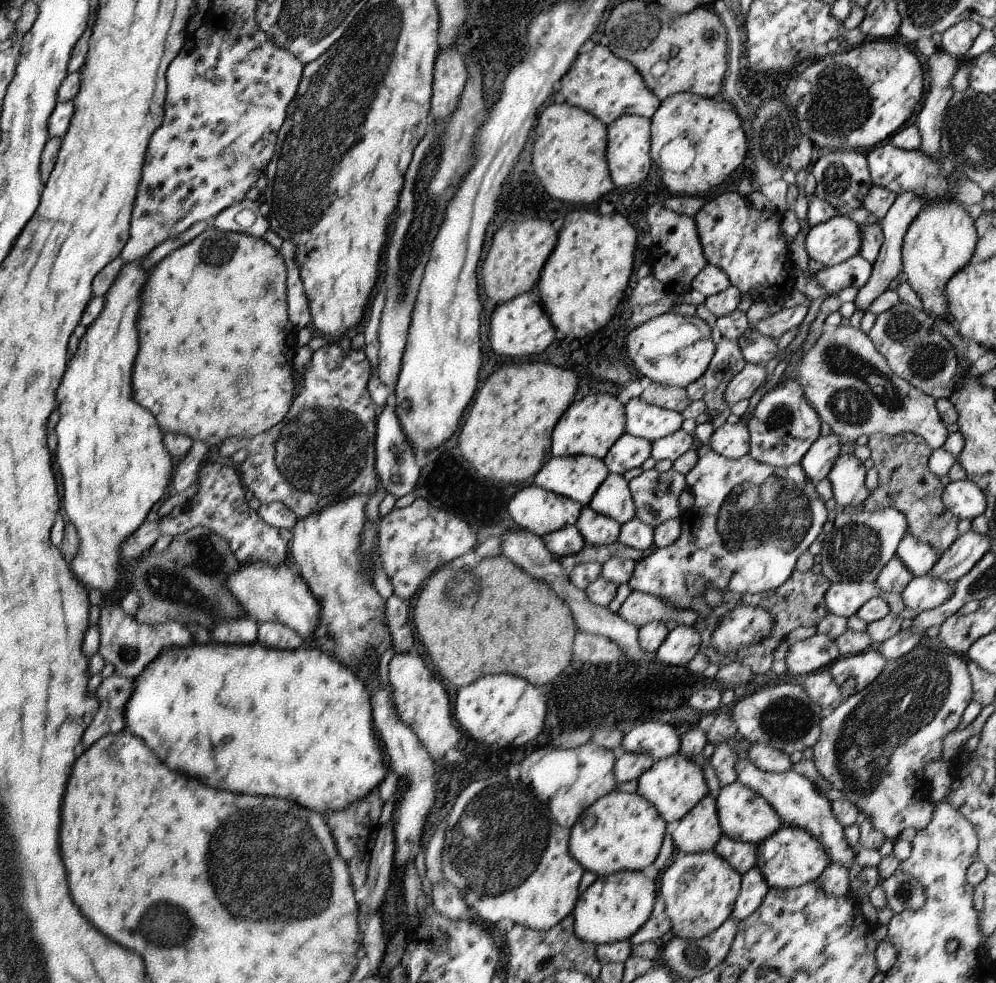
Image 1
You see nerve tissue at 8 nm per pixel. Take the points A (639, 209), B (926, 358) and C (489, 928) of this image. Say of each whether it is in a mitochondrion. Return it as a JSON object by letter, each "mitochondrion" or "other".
{"A":"other","B":"mitochondrion","C":"other"}

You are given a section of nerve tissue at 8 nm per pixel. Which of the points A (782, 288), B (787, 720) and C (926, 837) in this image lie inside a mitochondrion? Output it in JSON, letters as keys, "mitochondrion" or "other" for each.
{"A":"other","B":"mitochondrion","C":"other"}

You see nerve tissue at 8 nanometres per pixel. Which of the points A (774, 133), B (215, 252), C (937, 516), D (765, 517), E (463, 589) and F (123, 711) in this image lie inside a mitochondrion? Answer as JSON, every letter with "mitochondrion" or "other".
{"A":"mitochondrion","B":"mitochondrion","C":"other","D":"mitochondrion","E":"mitochondrion","F":"other"}

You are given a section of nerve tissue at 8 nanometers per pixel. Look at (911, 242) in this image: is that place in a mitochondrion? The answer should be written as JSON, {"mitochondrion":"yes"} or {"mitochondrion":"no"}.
{"mitochondrion":"no"}

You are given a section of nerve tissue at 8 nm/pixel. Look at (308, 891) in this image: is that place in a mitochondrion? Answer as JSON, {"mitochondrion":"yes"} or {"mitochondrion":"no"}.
{"mitochondrion":"yes"}

